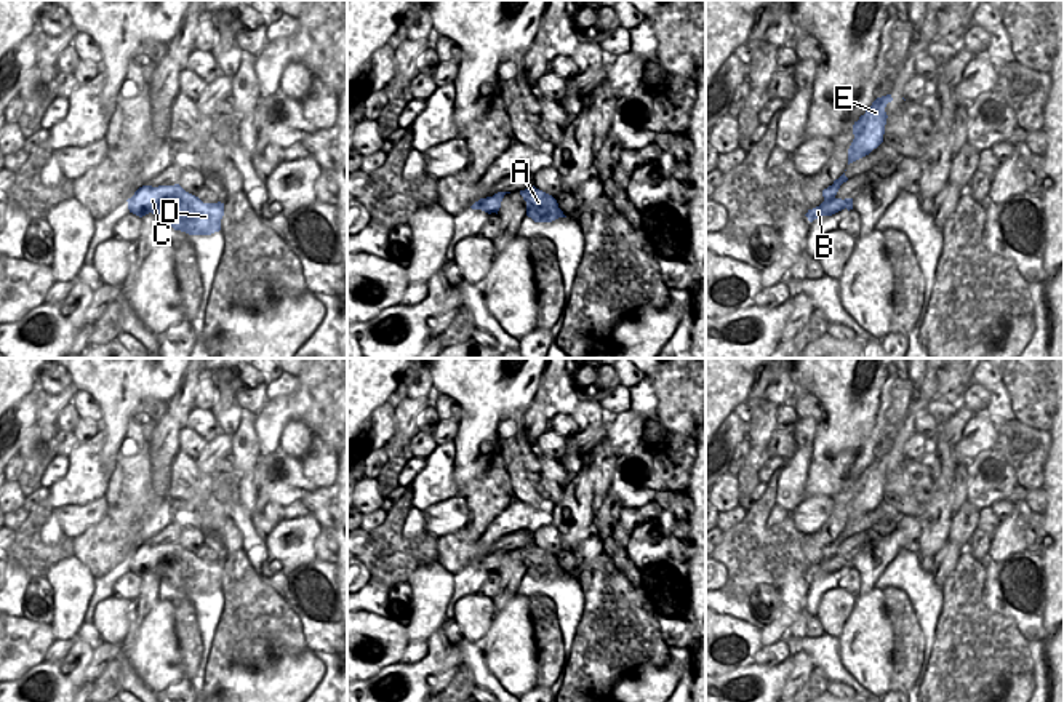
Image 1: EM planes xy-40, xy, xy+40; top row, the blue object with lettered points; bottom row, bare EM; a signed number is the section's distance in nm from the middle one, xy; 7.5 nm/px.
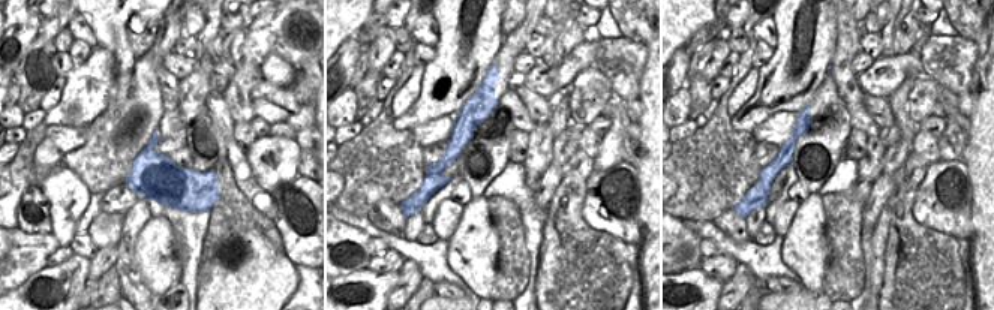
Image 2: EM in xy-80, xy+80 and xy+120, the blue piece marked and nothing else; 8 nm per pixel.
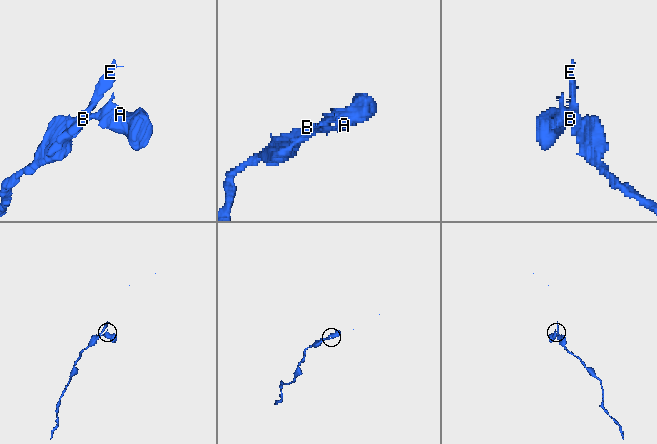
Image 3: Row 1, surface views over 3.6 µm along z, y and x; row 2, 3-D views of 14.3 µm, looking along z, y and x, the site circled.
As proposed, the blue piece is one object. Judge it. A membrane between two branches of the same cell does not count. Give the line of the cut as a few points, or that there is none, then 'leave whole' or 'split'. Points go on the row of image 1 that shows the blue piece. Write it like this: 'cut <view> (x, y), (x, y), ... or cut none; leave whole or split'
cut xy (485, 199), (480, 208); split

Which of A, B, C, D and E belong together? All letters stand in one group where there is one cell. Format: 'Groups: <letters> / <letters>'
Groups: A C D / B E

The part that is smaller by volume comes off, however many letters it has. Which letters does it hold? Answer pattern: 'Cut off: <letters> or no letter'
Cut off: A, C, D

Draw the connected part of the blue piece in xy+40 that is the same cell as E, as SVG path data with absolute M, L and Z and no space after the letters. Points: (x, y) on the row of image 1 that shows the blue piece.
M891 94L877 98L866 114L854 122L854 139L848 149L848 165L869 155L883 142L885 125L888 118L885 107L891 101Z

